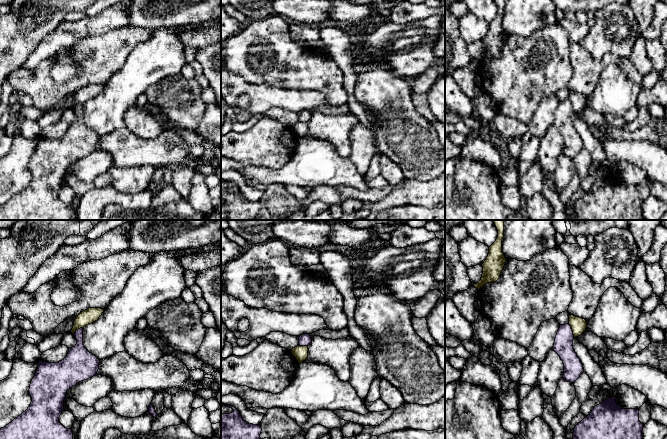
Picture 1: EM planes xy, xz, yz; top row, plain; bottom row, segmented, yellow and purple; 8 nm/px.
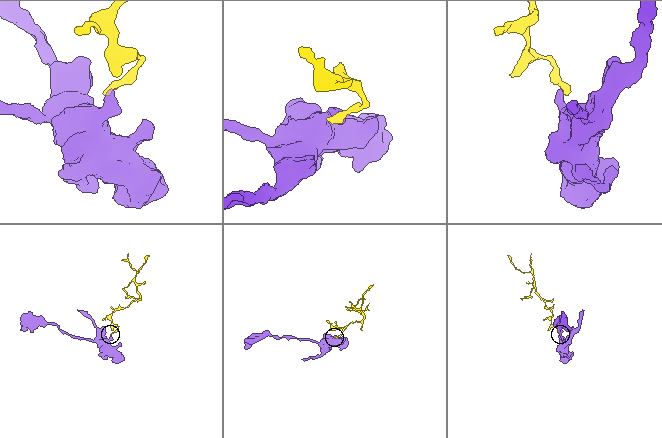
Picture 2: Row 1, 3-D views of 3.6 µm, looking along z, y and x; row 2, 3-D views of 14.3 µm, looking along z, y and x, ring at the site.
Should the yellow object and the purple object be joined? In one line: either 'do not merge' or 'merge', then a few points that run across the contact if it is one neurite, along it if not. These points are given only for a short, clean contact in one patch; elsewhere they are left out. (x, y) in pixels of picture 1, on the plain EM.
do not merge | yz (568, 100), (574, 112)

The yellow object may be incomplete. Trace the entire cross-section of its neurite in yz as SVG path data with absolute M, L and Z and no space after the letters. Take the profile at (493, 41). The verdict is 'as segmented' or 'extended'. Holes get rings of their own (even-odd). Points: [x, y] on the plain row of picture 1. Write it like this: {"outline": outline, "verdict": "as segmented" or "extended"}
{"outline": "M495 0L498 13L489 23L489 30L482 40L483 50L481 56L473 62L478 66L487 59L496 58L505 42L506 34L502 28L502 15L504 14L504 0Z", "verdict": "as segmented"}

